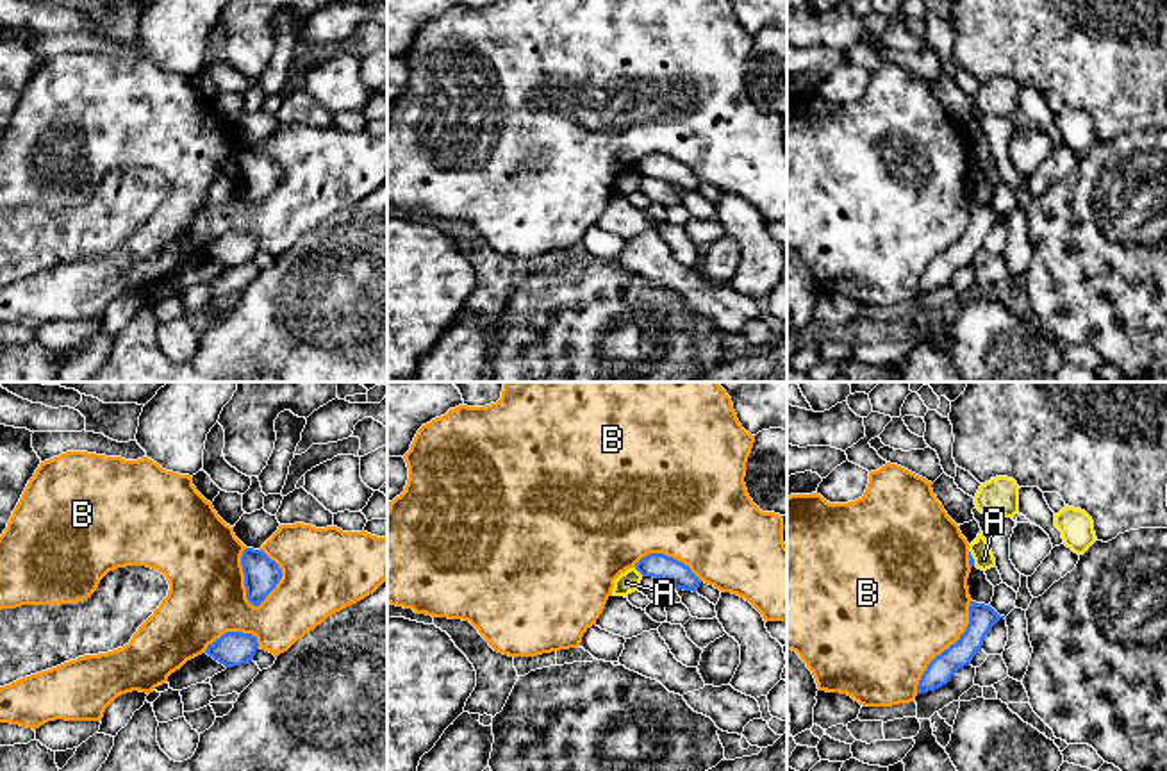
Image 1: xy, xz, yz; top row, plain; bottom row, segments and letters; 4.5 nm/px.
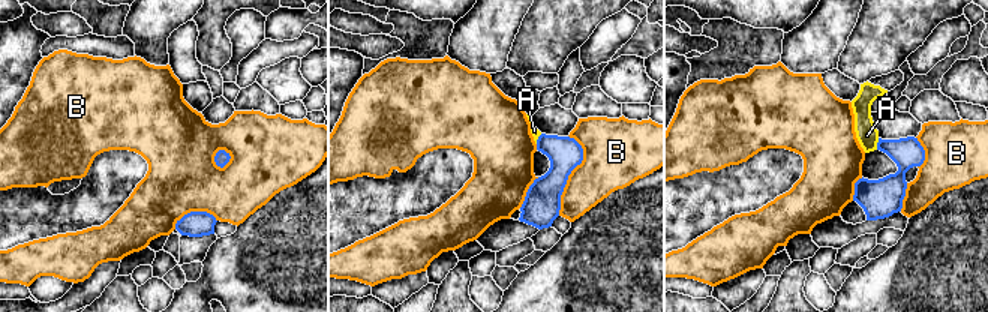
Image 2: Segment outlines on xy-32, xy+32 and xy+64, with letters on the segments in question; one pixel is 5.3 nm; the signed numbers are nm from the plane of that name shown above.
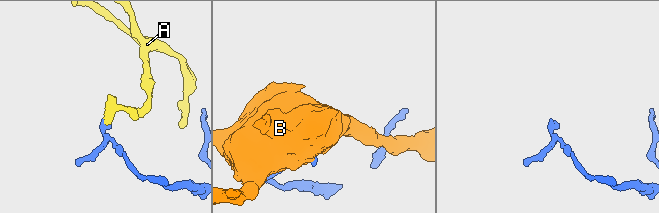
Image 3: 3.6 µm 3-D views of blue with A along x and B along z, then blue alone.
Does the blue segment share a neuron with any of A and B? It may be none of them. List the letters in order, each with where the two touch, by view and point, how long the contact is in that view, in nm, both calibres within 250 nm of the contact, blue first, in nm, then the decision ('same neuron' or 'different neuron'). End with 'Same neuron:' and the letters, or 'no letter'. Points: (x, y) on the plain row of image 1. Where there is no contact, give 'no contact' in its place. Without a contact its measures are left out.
A: meets blue in xz at (639, 172); contact 60 nm long; 120 nm thick on the blue side, 100 nm on the other; different neuron
B: meets blue in xy at (245, 179); contact 280 nm long; 160 nm thick on the blue side, 360 nm on the other; different neuron
Same neuron: no letter

